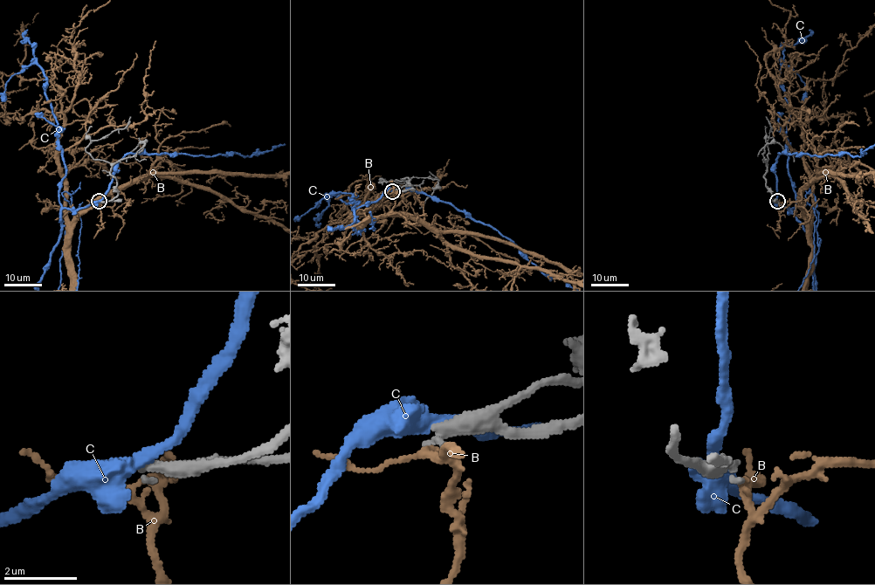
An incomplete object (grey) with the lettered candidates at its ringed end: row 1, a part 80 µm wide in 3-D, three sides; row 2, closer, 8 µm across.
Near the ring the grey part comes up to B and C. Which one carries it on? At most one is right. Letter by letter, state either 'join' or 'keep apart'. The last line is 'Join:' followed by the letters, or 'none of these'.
B: keep apart
C: keep apart
Join: none of these

